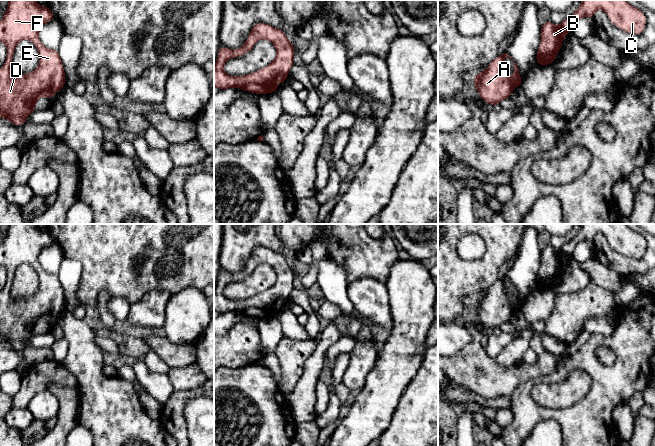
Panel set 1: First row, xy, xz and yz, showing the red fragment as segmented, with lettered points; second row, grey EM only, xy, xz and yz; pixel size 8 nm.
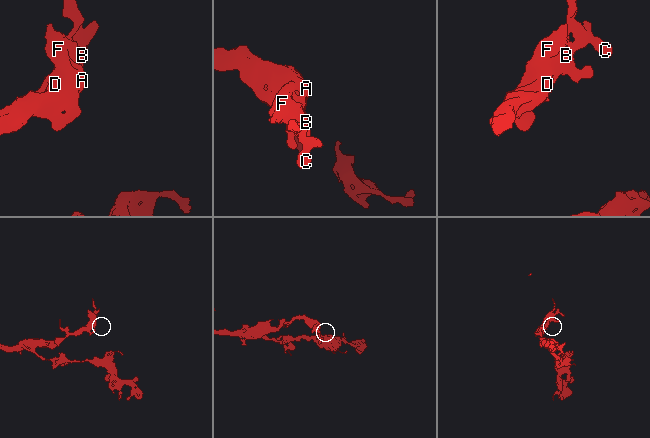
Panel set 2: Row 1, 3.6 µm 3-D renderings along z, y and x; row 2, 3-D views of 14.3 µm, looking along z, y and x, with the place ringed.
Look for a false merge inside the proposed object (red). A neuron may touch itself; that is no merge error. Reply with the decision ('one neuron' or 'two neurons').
one neuron

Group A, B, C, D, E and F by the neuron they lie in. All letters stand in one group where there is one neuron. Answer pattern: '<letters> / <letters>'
A B C D E F

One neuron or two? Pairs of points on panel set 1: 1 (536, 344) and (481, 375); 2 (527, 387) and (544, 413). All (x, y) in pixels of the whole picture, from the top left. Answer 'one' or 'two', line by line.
1: two
2: one

